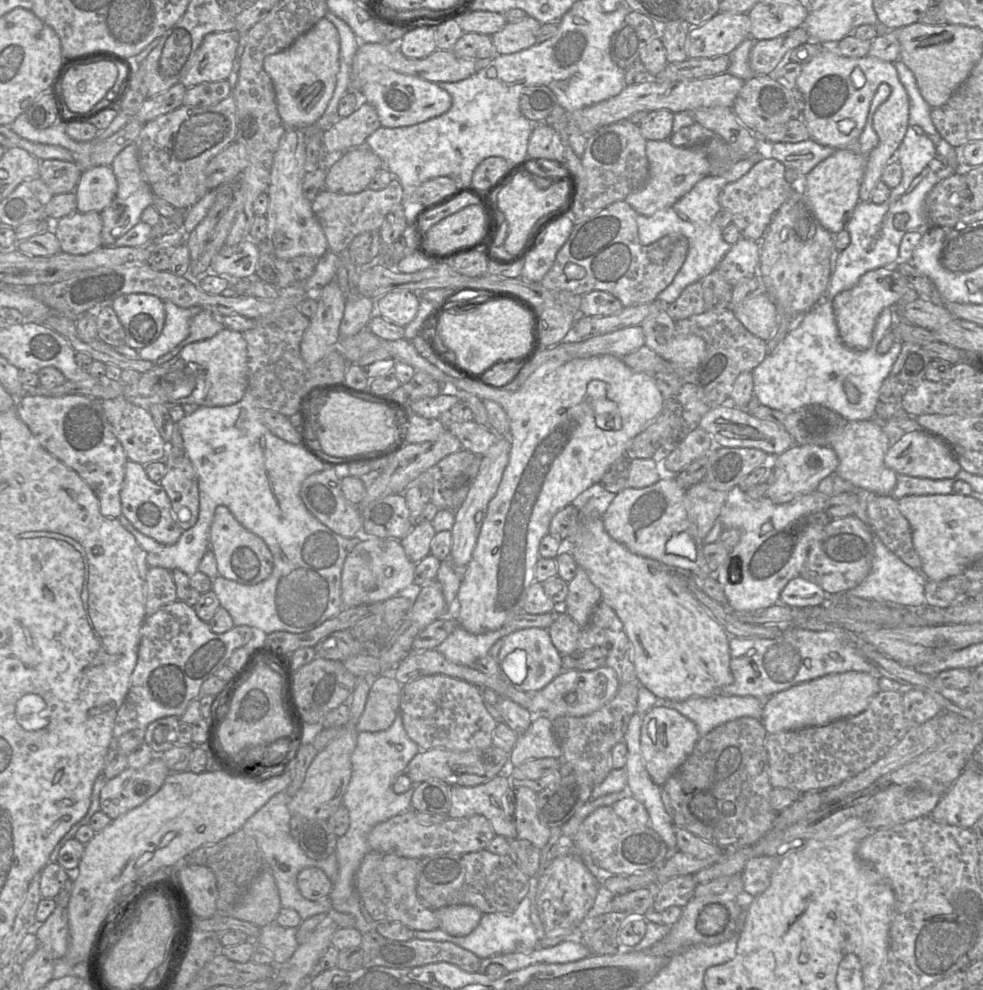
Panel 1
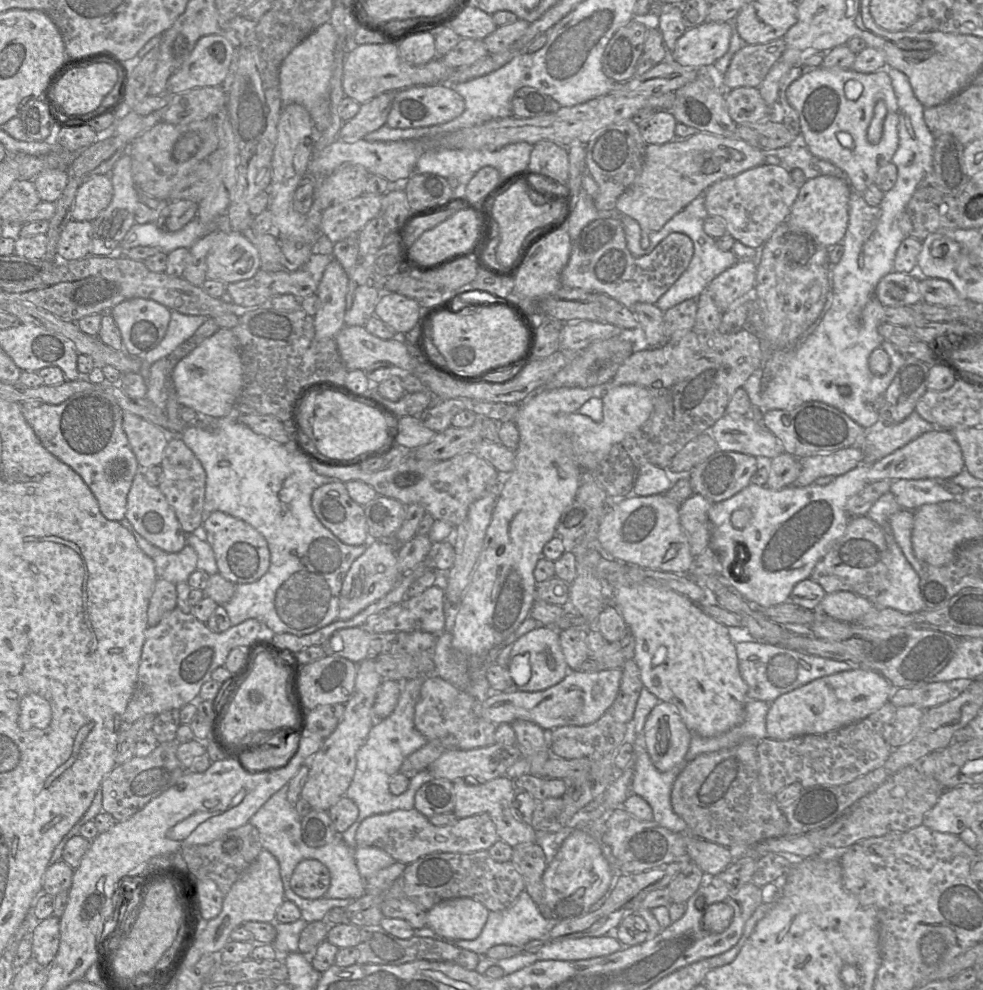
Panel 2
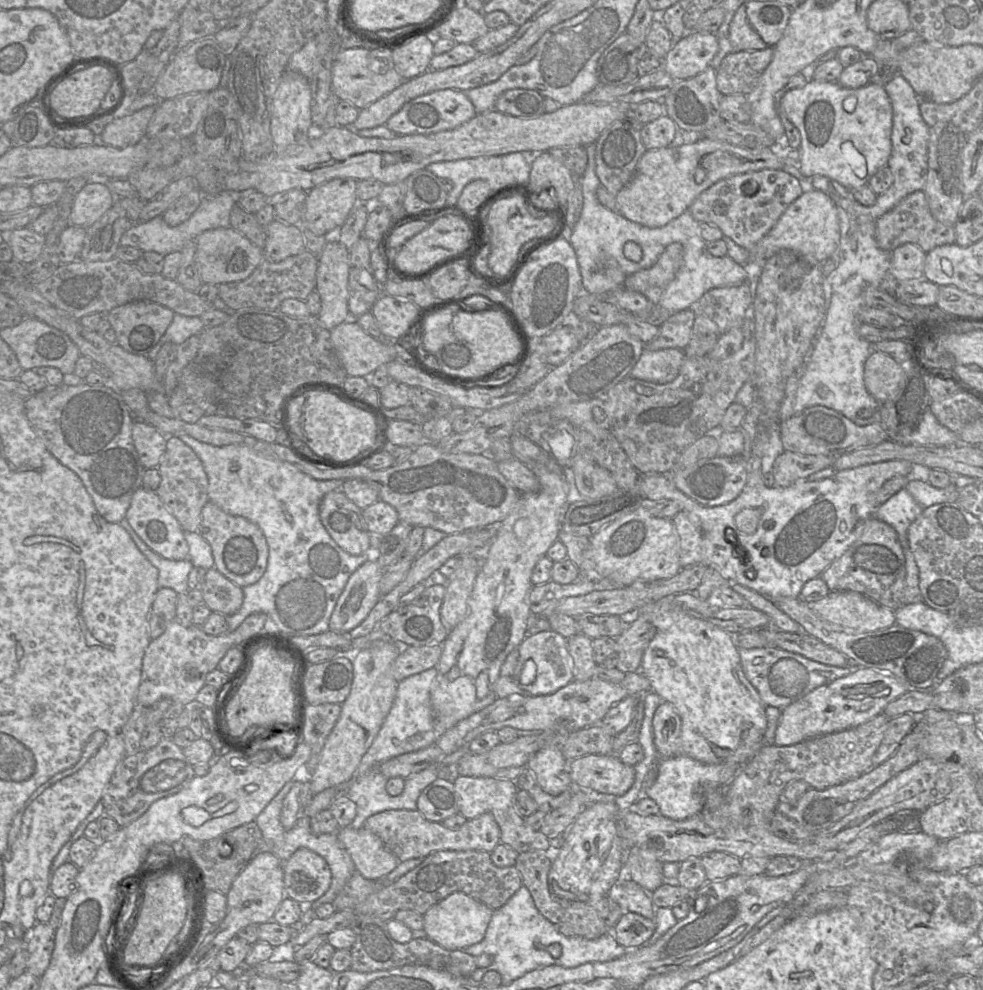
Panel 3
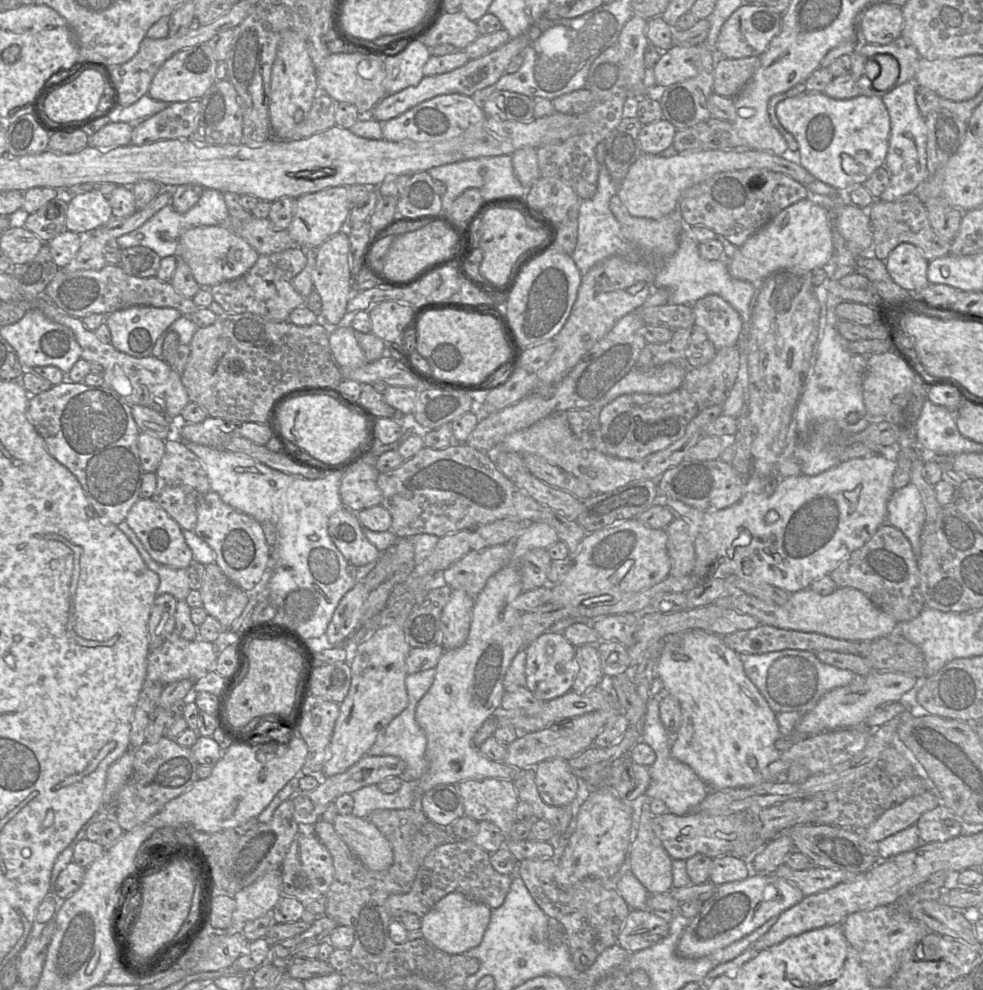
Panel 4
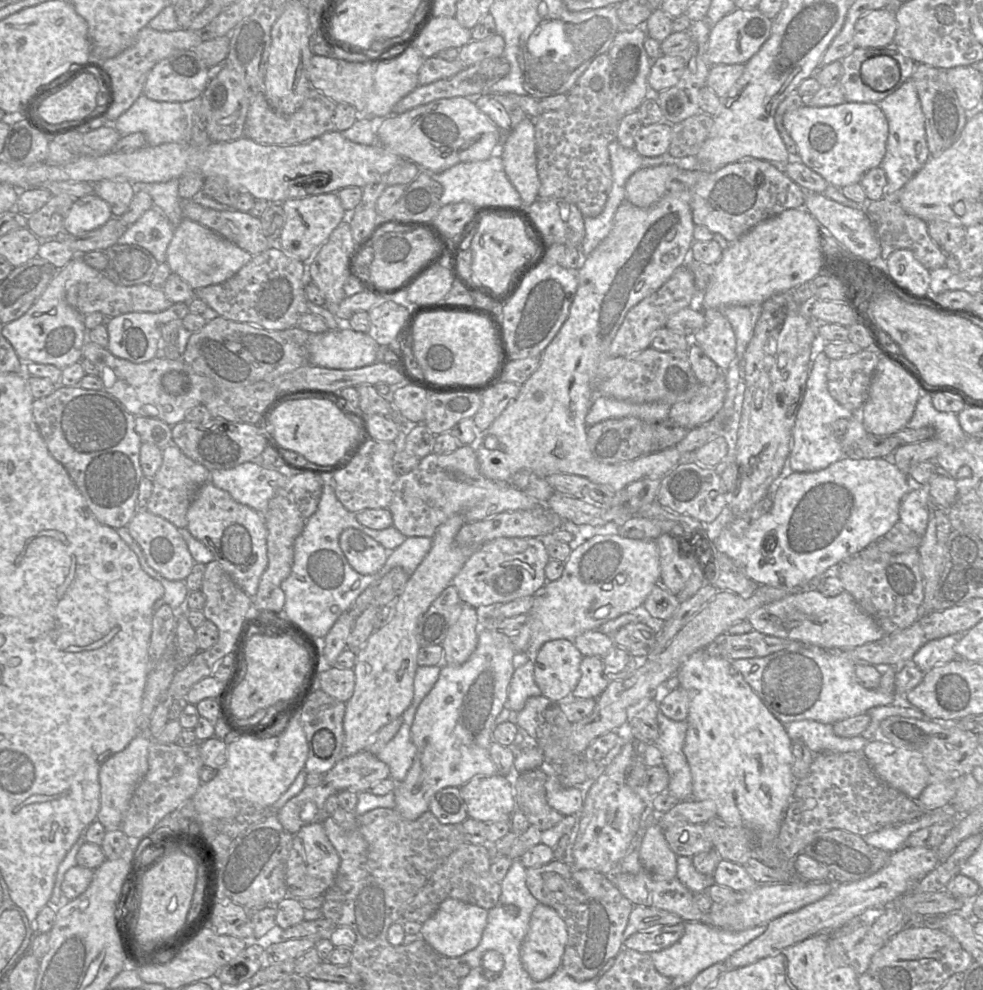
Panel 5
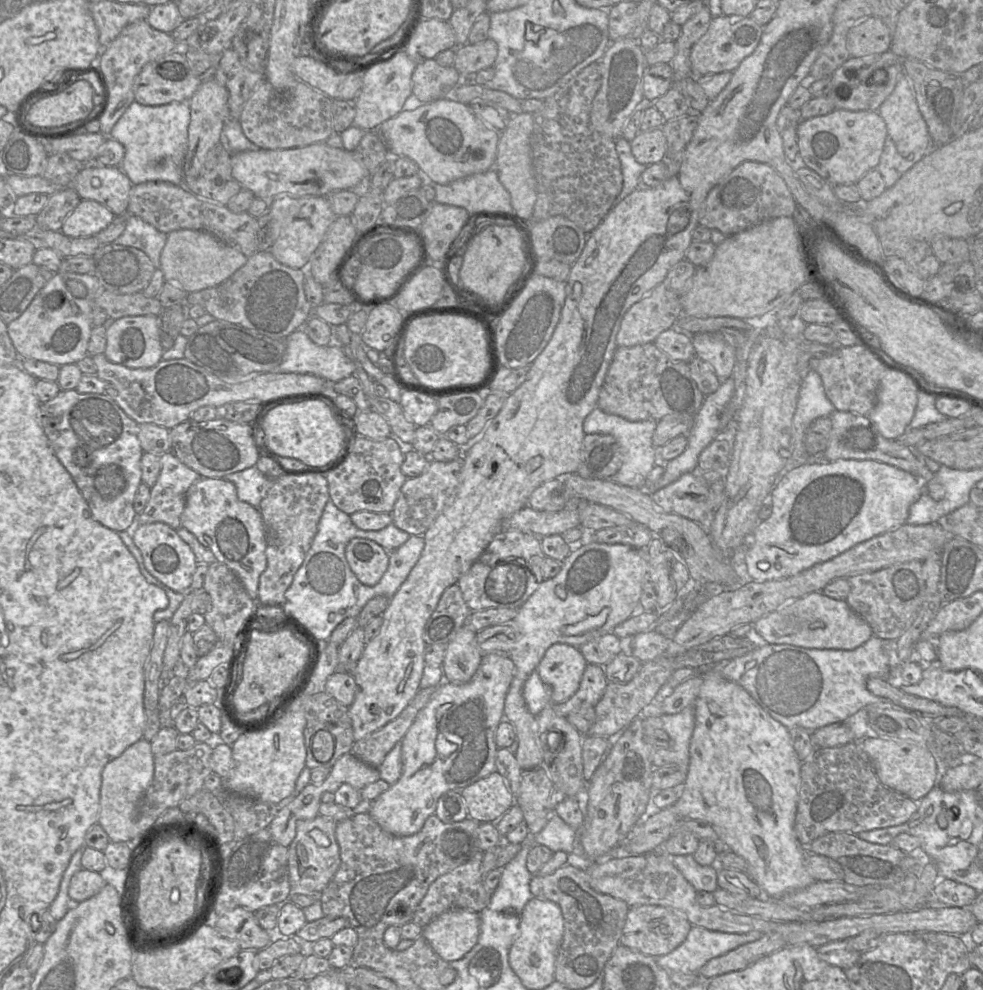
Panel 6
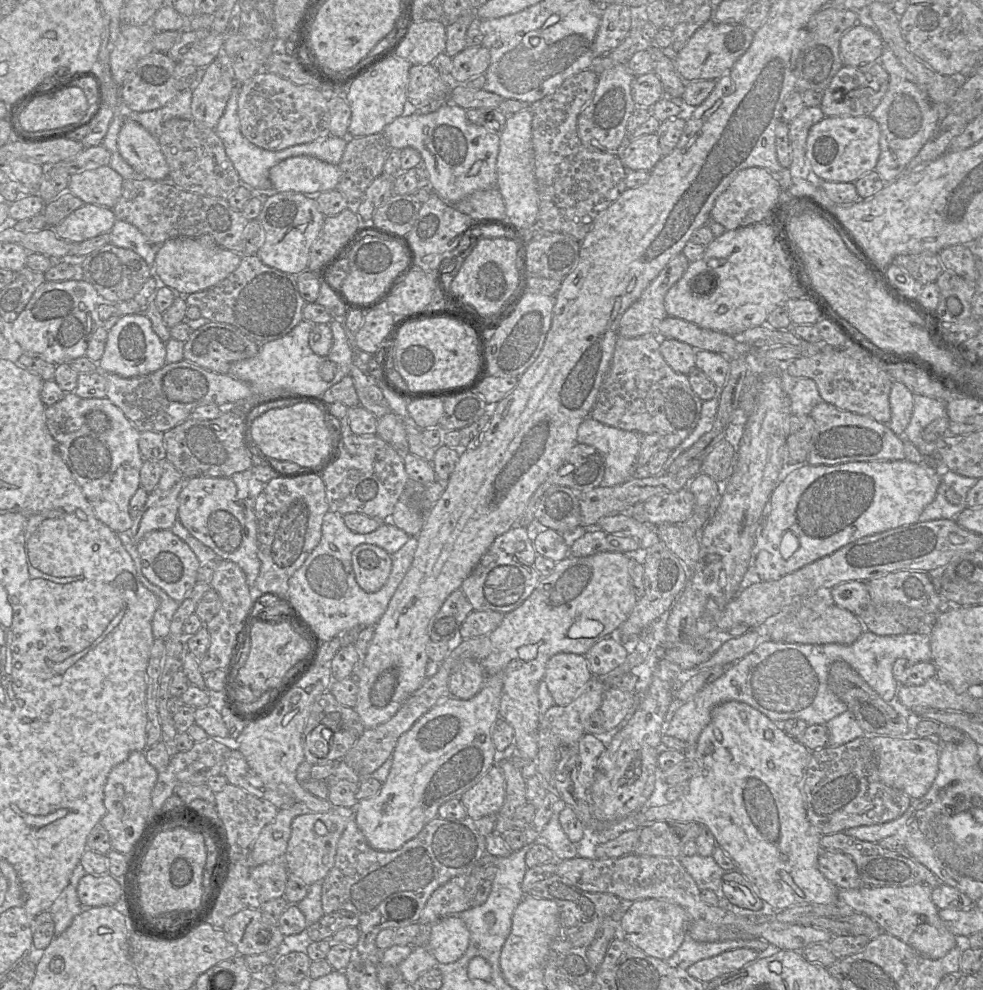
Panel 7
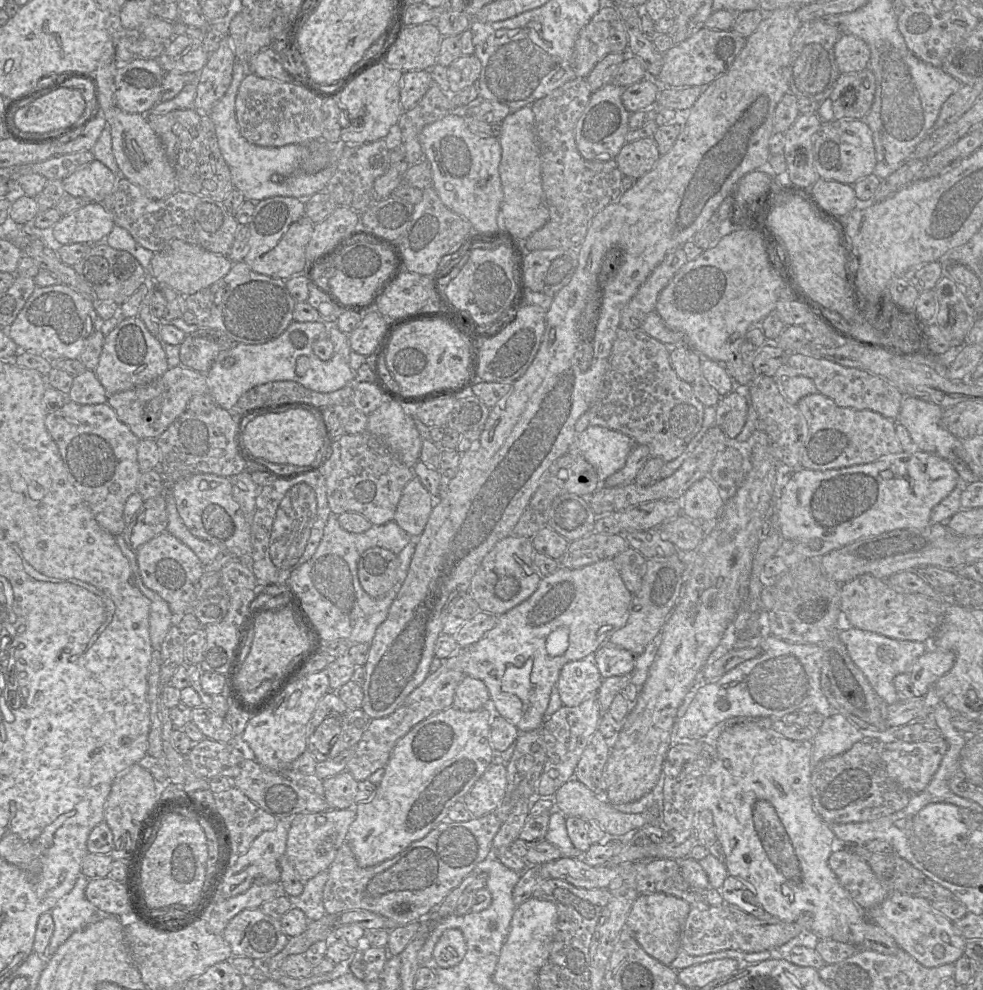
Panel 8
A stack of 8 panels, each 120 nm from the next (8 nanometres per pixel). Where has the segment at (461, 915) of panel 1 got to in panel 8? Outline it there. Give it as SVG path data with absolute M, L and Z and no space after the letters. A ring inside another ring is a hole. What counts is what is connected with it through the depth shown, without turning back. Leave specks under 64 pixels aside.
M459 929L444 931L433 950L433 962L442 968L450 968L464 958L467 946L462 932Z

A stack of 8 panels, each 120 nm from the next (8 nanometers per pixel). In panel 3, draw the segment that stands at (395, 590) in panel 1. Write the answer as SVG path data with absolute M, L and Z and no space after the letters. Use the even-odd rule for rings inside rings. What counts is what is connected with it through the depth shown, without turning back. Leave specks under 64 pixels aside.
M367 560L349 577L329 621L329 629L335 632L349 632L358 626L381 598L379 583L383 567L377 560Z

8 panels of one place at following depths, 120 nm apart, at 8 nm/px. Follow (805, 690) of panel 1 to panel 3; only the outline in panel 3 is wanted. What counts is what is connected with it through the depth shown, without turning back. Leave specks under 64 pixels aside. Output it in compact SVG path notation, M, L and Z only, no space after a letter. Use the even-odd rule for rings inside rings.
M855 666L849 675L819 686L783 708L775 731L775 745L790 746L857 727L882 713L885 706L907 691L905 685L887 673Z

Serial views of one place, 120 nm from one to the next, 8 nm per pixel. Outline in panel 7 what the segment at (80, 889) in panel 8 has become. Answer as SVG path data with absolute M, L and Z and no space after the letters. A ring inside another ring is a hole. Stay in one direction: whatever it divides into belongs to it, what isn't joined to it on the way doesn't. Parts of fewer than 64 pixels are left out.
M81 863L76 865L68 885L48 910L51 912L54 921L55 936L62 934L70 926L74 917L83 910L77 895L77 885L85 874L86 872Z

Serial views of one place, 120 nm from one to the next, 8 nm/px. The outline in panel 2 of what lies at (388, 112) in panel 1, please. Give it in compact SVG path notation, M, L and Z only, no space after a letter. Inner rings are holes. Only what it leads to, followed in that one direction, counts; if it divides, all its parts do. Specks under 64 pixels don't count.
M449 84L413 86L396 92L386 125L397 129L434 126L457 118L464 109L464 99Z

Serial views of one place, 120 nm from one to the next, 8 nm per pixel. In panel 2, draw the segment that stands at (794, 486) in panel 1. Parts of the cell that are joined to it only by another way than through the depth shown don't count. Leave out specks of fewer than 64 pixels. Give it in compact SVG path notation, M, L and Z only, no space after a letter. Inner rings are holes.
M858 446L840 449L829 454L800 458L801 472L794 485L805 487L823 476L840 476L862 463L863 451Z

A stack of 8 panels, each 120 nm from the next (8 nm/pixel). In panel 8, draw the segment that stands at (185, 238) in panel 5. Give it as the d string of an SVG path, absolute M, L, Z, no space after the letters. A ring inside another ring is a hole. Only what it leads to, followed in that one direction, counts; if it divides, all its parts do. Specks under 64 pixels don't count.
M181 240L171 241L161 251L156 252L151 260L152 276L160 284L167 284L189 296L201 289L211 286L223 278L231 269L233 262L224 255Z

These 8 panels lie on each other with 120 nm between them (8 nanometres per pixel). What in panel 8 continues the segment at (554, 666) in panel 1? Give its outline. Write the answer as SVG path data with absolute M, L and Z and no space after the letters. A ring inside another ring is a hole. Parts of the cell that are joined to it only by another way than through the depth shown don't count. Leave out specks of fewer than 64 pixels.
M591 658L566 663L555 685L562 704L575 707L597 694L603 678Z

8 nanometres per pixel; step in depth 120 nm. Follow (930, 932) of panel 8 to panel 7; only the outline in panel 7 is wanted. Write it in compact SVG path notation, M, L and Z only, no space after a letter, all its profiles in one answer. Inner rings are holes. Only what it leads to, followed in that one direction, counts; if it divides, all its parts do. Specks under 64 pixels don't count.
M923 884L904 887L868 887L863 885L856 889L839 889L838 903L849 906L856 913L870 917L879 924L885 933L900 939L923 956L935 960L944 957L957 944L961 944L961 938L967 937L956 937L946 928L939 917L939 909L931 900L931 891L932 888Z

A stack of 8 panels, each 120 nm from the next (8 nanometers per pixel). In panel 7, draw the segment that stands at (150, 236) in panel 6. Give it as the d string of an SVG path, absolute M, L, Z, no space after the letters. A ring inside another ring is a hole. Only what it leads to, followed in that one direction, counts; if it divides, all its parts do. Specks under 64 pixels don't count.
M116 219L111 231L110 244L128 248L139 254L154 274L155 256L161 245L154 245L132 224Z

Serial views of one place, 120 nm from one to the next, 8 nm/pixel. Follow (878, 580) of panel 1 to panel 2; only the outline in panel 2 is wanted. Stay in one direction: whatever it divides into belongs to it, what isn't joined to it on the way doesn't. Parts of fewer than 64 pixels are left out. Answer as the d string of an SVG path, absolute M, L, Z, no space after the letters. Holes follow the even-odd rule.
M884 533L890 553L888 587L873 602L878 608L892 608L903 613L915 613L926 608L921 597L919 576L904 556L893 534Z

